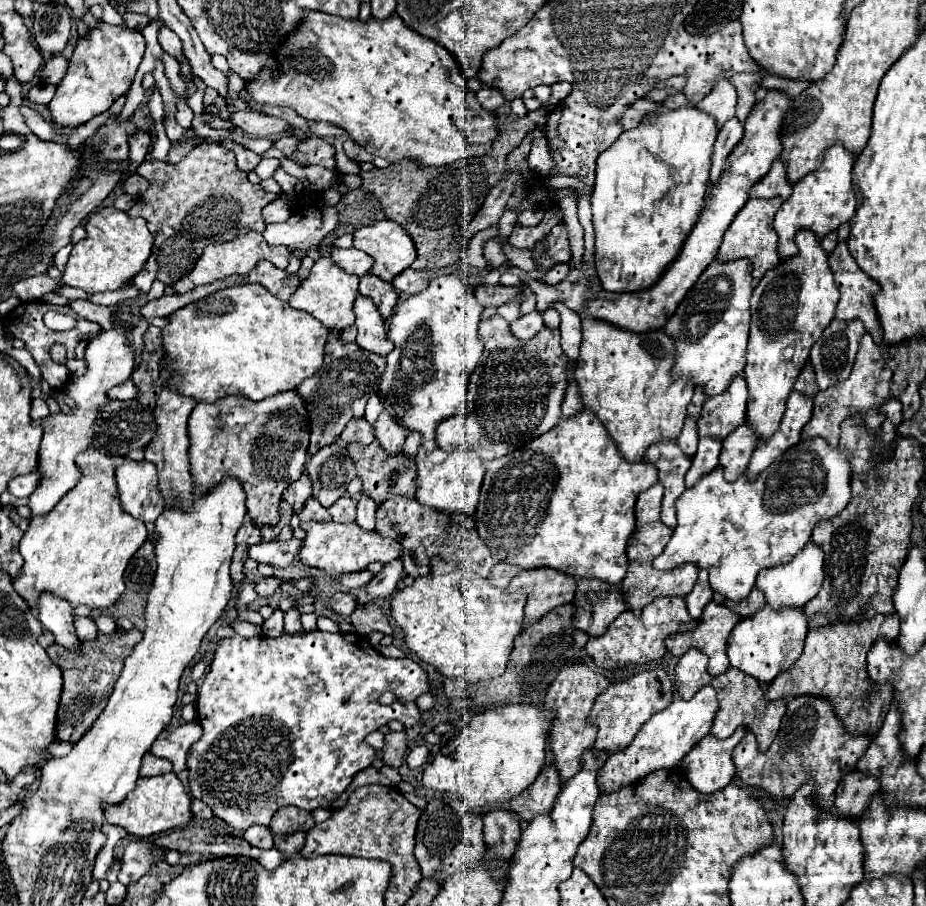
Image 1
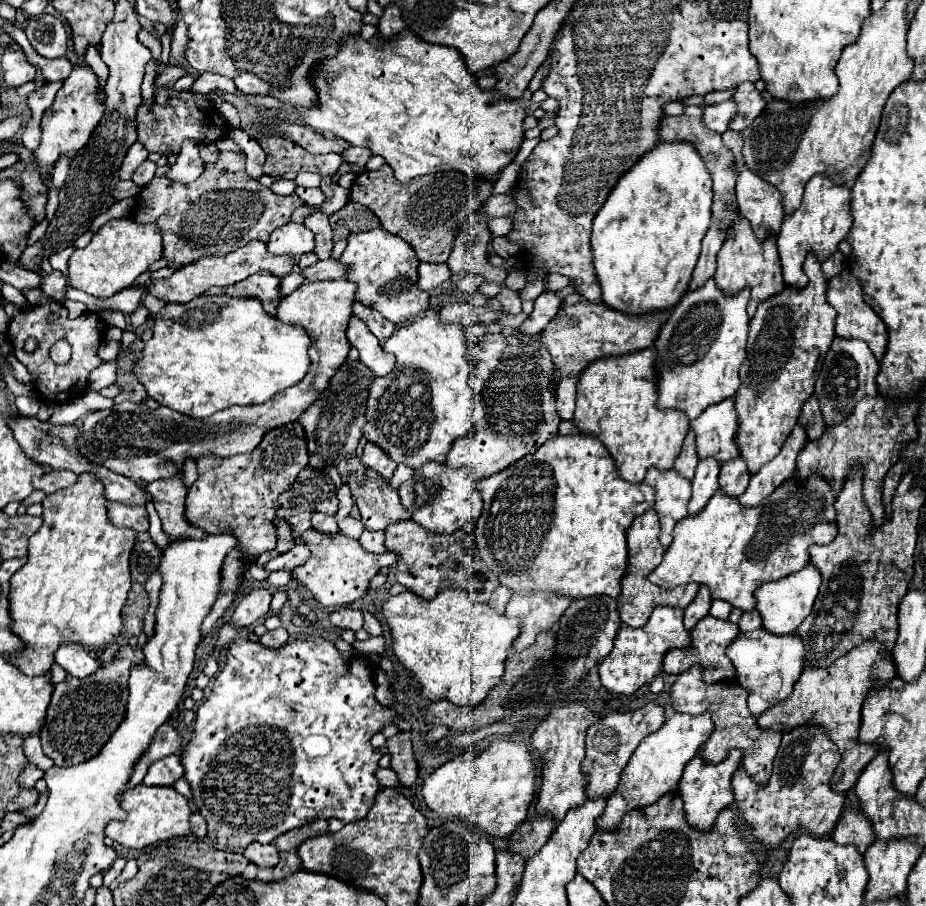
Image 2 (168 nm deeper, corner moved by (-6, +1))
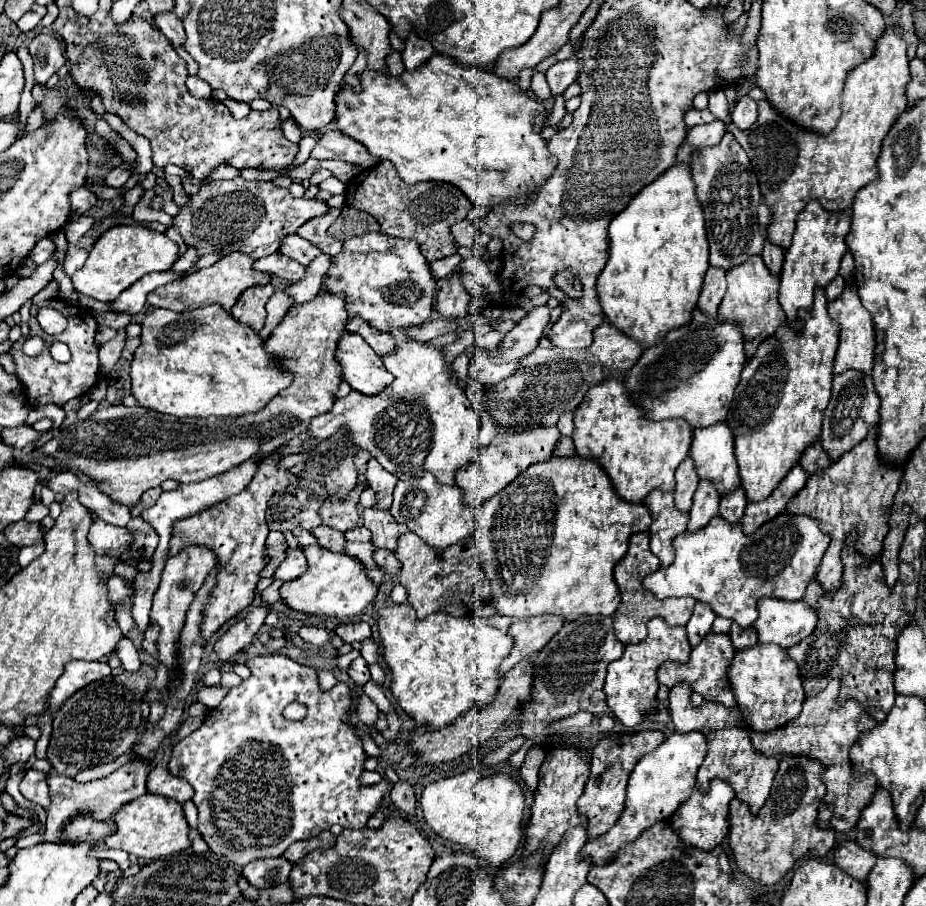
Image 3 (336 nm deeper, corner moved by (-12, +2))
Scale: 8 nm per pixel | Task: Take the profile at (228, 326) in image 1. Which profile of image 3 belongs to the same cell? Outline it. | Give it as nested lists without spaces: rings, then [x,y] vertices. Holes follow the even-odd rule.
[[[212,304],[206,308],[196,308],[194,312],[166,312],[154,310],[146,314],[142,322],[140,346],[134,352],[130,378],[132,396],[144,408],[156,410],[160,414],[170,414],[178,418],[208,418],[224,416],[234,418],[264,408],[282,388],[290,384],[290,374],[282,372],[280,364],[274,362],[262,348],[264,340],[248,326],[234,320],[222,306]]]

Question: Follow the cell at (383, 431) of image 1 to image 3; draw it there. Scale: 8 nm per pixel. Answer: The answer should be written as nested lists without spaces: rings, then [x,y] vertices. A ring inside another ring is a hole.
[[[376,460],[368,462],[366,478],[368,478],[368,486],[376,492],[376,504],[372,508],[388,510],[390,504],[392,504],[392,492],[394,492],[394,486],[396,486],[398,478],[390,476]]]

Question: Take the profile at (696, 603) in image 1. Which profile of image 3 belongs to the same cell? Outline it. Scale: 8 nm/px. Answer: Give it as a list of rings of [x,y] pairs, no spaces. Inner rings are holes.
[[[696,604],[694,606],[694,614],[692,614],[690,622],[686,624],[688,642],[690,642],[692,648],[712,630],[714,618],[716,618],[714,612],[710,612],[710,608],[706,608],[706,604]]]

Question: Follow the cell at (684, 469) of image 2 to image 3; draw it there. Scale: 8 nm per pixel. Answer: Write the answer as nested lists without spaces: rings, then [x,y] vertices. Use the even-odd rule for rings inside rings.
[[[686,458],[678,470],[676,470],[676,490],[674,490],[674,500],[676,500],[676,508],[680,512],[688,512],[688,508],[692,506],[692,494],[698,488],[698,476],[694,472],[694,464]]]

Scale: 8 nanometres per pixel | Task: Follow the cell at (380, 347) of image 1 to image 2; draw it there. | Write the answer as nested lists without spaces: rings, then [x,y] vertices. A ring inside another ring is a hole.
[[[356,315],[350,319],[348,339],[360,351],[360,361],[366,363],[376,373],[376,377],[382,377],[396,367],[396,357],[382,349],[380,341],[370,333],[368,325]]]

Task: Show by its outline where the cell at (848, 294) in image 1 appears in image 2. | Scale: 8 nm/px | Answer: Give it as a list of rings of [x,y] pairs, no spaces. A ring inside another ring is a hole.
[[[844,271],[838,277],[832,277],[828,281],[828,303],[838,311],[838,319],[836,319],[836,335],[838,337],[854,337],[854,339],[862,339],[870,345],[872,353],[878,357],[878,361],[882,359],[884,351],[886,351],[886,325],[884,321],[874,313],[874,309],[870,305],[864,305],[864,289],[862,283],[850,273]]]

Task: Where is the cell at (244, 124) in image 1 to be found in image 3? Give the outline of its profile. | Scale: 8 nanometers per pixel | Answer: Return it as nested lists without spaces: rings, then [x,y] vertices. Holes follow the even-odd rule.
[[[340,130],[324,132],[316,142],[314,152],[310,152],[310,156],[318,160],[344,160],[362,168],[372,168],[382,162],[380,158],[372,156],[362,142],[342,134]]]

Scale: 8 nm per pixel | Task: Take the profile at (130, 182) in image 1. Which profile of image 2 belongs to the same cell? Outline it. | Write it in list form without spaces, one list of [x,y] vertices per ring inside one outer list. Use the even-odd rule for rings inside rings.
[[[118,181],[112,195],[114,199],[126,199],[126,197],[136,197],[140,193],[140,187],[134,181]]]

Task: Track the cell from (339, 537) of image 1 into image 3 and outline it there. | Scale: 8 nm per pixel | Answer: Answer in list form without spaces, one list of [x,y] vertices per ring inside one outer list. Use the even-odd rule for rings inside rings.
[[[306,546],[304,556],[308,560],[308,570],[304,576],[298,580],[290,580],[282,584],[280,588],[280,600],[292,608],[294,612],[302,612],[308,616],[322,614],[322,616],[332,616],[332,618],[352,618],[360,614],[376,596],[378,588],[366,578],[364,566],[348,556],[348,554],[336,554],[336,552],[326,552],[322,546]]]

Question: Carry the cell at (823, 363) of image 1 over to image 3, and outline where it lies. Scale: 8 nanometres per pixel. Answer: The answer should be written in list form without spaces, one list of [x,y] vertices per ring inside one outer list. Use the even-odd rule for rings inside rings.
[[[854,370],[834,376],[832,398],[826,408],[824,428],[822,428],[822,448],[826,450],[830,462],[840,460],[846,452],[850,452],[850,448],[854,448],[868,436],[868,430],[878,424],[878,408],[880,400],[874,392],[870,376],[862,376],[860,372]]]

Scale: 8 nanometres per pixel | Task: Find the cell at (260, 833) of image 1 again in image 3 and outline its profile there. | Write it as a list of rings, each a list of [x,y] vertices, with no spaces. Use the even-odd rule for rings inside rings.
[[[266,858],[266,860],[254,860],[252,864],[242,868],[242,876],[250,882],[250,886],[258,890],[274,888],[288,880],[288,874],[292,870],[292,864],[284,858]]]

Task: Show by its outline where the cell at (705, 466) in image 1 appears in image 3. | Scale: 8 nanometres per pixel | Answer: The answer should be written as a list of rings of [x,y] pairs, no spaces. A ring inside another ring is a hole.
[[[700,482],[698,490],[694,492],[694,504],[690,508],[690,520],[688,520],[688,532],[696,532],[700,528],[704,528],[716,514],[718,514],[718,490],[714,488],[714,484]]]

